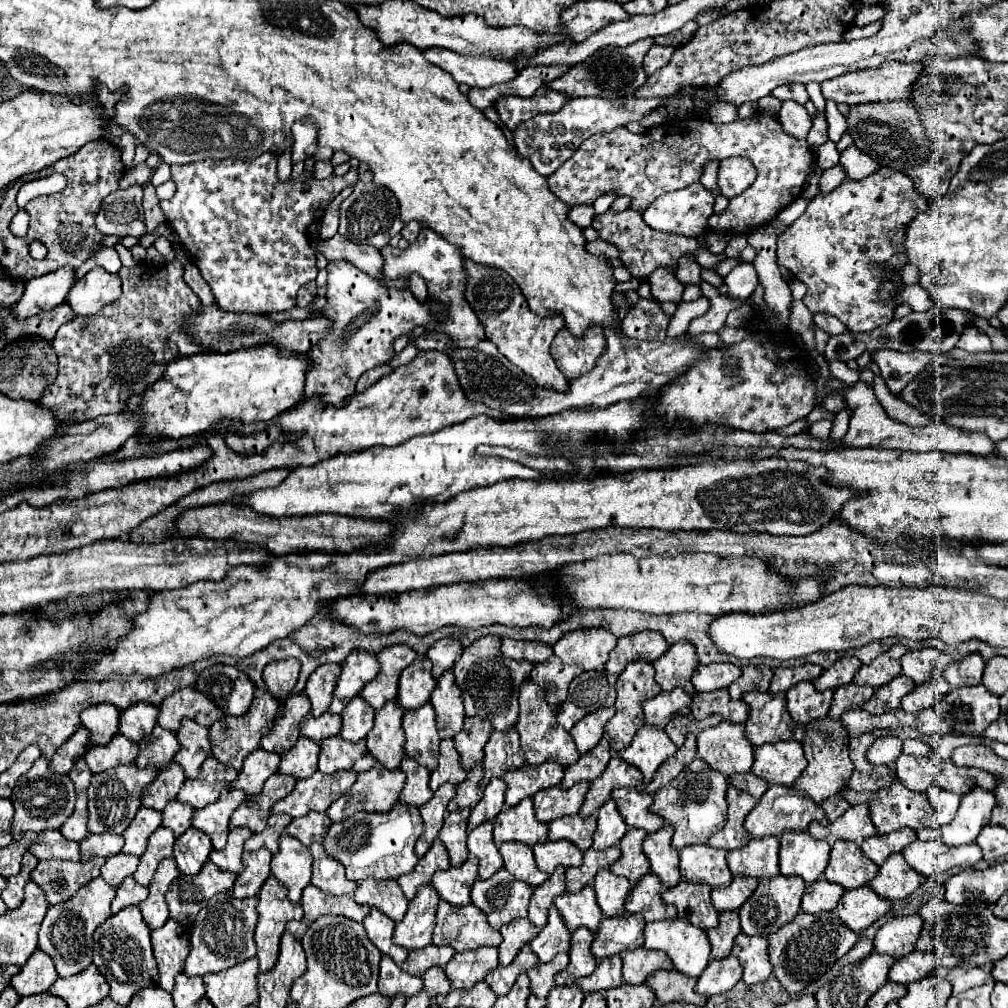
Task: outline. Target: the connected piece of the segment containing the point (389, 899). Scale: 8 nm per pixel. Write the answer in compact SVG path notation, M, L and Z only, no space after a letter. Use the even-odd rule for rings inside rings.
M366 878L354 892L354 900L358 904L368 904L384 914L388 914L394 922L400 922L406 914L408 900L404 898L396 880L374 880Z

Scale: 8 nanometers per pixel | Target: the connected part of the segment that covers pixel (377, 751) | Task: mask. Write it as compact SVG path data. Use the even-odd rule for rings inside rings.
M390 700L376 712L374 728L370 730L366 742L370 754L382 762L386 768L396 770L404 758L404 730L402 730L402 706Z

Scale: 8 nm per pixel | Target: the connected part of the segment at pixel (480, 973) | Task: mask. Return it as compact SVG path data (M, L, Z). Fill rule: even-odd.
M478 948L458 952L444 968L452 988L470 988L484 980L486 972L498 966L498 948Z

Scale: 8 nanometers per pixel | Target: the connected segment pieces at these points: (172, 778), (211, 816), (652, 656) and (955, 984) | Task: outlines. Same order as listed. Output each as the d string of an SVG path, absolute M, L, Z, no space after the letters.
M172 762L170 768L160 770L156 780L150 782L146 790L142 790L142 806L152 810L164 810L164 806L176 798L184 780L184 770L176 762Z
M230 786L230 788L222 790L222 796L218 802L214 802L202 810L196 810L196 814L192 818L192 826L210 836L214 850L222 850L226 846L226 838L230 832L230 828L228 828L230 816L244 800L246 800L246 792L234 790Z
M644 630L634 636L626 636L626 638L618 640L616 648L610 652L606 670L608 670L608 674L620 674L626 668L626 664L636 662L636 660L654 662L666 650L668 650L668 642L664 640L662 634Z
M984 964L984 966L978 966L978 968L968 968L962 972L960 978L956 978L956 974L950 976L950 984L952 984L952 994L958 996L960 992L968 990L968 988L974 988L974 986L980 986L986 982L986 978L990 976L992 972L992 964Z

